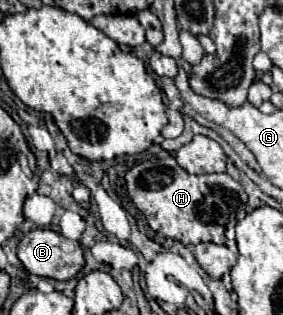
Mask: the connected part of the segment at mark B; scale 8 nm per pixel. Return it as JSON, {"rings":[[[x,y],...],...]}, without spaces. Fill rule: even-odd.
{"rings":[[[33,229],[27,235],[23,235],[17,255],[29,273],[35,273],[39,277],[51,277],[57,281],[67,281],[85,267],[83,245],[79,241],[65,239],[61,233],[53,229]]]}

